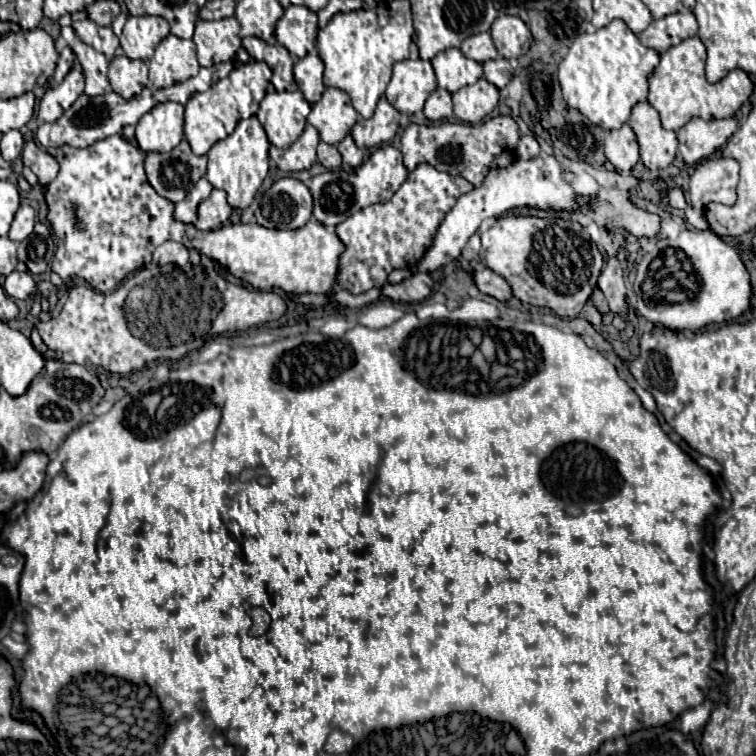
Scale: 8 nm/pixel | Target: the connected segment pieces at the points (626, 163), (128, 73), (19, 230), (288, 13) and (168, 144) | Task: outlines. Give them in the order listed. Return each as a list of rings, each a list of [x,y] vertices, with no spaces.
[[[628,123],[616,131],[608,131],[604,139],[604,155],[616,171],[630,171],[638,163],[638,141]]]
[[[124,55],[114,57],[108,65],[108,81],[118,95],[130,99],[148,83],[148,67],[144,61],[134,61]]]
[[[20,205],[20,209],[14,215],[8,237],[18,243],[18,241],[26,239],[32,233],[32,229],[34,229],[34,209],[30,205]]]
[[[290,5],[284,9],[284,15],[276,23],[276,39],[282,47],[286,47],[292,55],[304,57],[316,47],[318,35],[318,17],[314,11],[298,5]]]
[[[160,103],[136,123],[138,147],[146,153],[166,153],[184,137],[184,107],[178,103]]]

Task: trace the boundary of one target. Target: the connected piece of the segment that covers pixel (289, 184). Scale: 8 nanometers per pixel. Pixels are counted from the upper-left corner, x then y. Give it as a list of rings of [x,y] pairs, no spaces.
[[[292,177],[278,179],[260,201],[258,223],[270,229],[298,229],[312,217],[310,189]]]

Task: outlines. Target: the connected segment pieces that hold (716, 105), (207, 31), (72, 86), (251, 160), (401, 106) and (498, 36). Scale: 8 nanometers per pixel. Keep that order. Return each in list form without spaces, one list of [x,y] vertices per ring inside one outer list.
[[[698,37],[684,39],[680,45],[670,47],[666,53],[662,53],[660,65],[650,77],[648,103],[658,111],[664,129],[678,131],[692,117],[700,119],[732,117],[750,97],[752,81],[746,71],[732,69],[732,73],[728,73],[722,81],[708,83],[704,77],[704,63],[706,63],[706,49]]]
[[[236,17],[220,21],[198,21],[194,31],[194,43],[198,49],[200,67],[210,67],[228,61],[240,49],[240,25]]]
[[[78,67],[70,69],[62,83],[48,87],[38,105],[38,121],[54,123],[84,93],[84,77]]]
[[[250,117],[250,119],[238,121],[234,133],[214,143],[212,149],[208,151],[208,169],[204,177],[212,183],[212,187],[226,191],[230,207],[246,209],[252,203],[258,187],[268,175],[268,163],[270,163],[268,147],[270,147],[270,141],[262,125],[258,125],[256,117]]]
[[[406,59],[394,65],[392,81],[386,87],[388,103],[400,113],[422,111],[426,97],[436,89],[436,75],[430,61]]]
[[[498,15],[490,27],[490,35],[496,45],[496,51],[504,59],[516,59],[528,53],[532,45],[530,29],[520,17],[512,17],[512,15]]]

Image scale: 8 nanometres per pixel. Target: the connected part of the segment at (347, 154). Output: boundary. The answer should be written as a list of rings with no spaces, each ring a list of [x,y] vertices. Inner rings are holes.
[[[344,137],[344,141],[338,143],[338,151],[342,155],[342,165],[348,167],[358,167],[362,163],[362,151],[356,147],[356,143],[352,141],[352,137]]]

